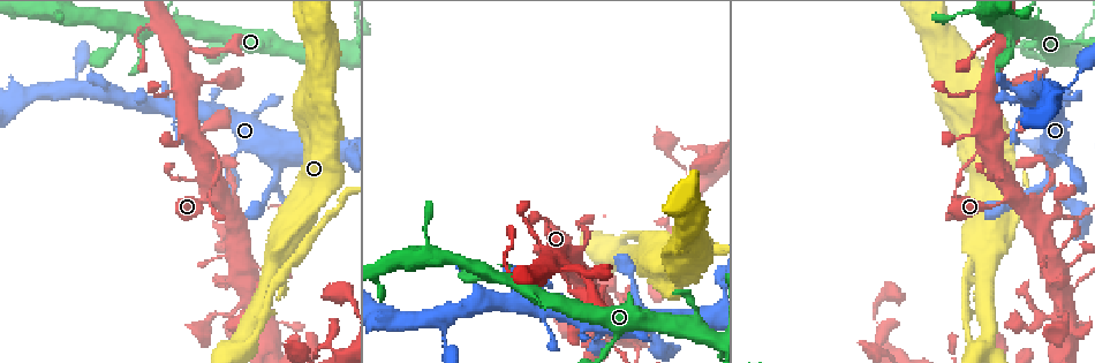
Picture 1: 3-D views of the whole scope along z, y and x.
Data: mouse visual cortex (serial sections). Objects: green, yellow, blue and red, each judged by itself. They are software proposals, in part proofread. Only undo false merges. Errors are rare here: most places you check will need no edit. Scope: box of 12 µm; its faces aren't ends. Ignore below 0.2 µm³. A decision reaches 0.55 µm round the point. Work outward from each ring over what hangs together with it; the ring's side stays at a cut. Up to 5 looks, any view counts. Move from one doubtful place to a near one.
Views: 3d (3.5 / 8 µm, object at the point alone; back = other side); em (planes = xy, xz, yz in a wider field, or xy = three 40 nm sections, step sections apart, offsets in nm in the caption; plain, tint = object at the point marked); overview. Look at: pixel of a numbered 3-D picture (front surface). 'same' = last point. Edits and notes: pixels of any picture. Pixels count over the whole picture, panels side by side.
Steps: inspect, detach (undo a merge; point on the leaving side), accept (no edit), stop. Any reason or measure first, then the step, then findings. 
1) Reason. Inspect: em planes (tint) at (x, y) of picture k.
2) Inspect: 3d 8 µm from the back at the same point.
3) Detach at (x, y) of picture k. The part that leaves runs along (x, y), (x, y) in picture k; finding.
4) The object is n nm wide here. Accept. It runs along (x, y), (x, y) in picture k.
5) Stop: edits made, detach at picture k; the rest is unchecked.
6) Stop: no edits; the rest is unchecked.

Three arms meet. Inspect: 3d 3.5 µm at (444, 325) of picture 1.

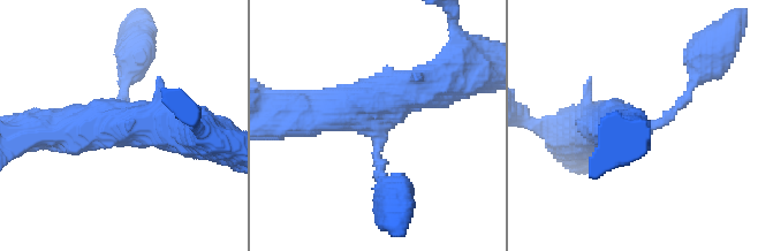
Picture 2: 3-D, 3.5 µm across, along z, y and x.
3 arms meet here; the arms are 150, 500, 600 nm wide. Inspect: em xy step 2 (tint) at (377, 125) of picture 2.

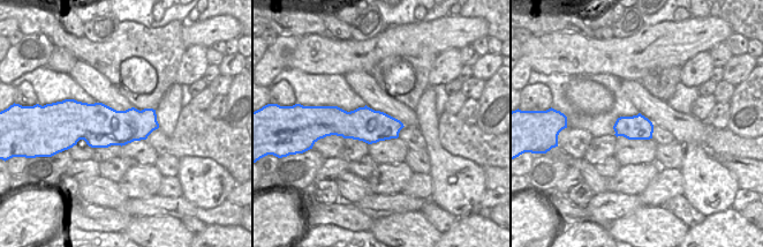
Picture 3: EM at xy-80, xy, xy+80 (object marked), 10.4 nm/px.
Accept. It runs along (447, 77), (372, 104), (298, 115) in picture 2; all the same cell.

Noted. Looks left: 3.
Abrupt turn. Inspect: 3d 3.5 µm at (534, 293) of picture 1.

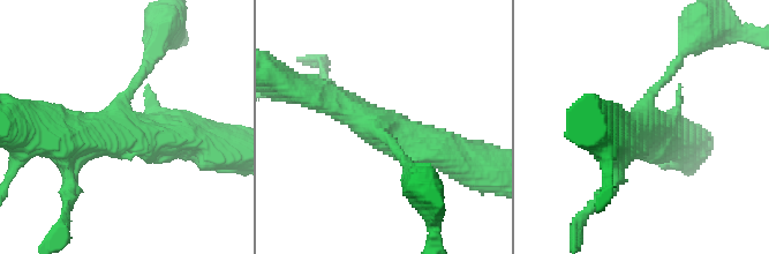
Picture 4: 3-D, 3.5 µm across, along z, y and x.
Inspect: em planes (tint) at (643, 131) of picture 4.

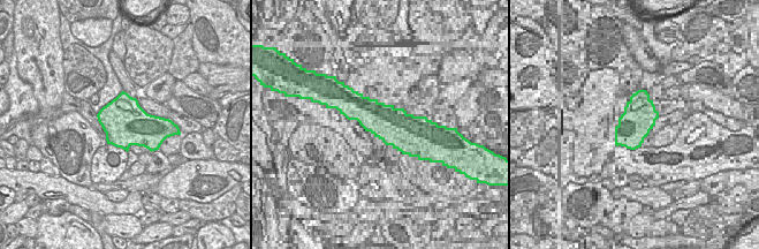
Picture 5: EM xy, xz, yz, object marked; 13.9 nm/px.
Accept. It runs along (457, 158), (414, 144), (318, 94) in picture 4; one cell here.

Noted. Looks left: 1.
Stop: no edits; the rest is unchecked.

